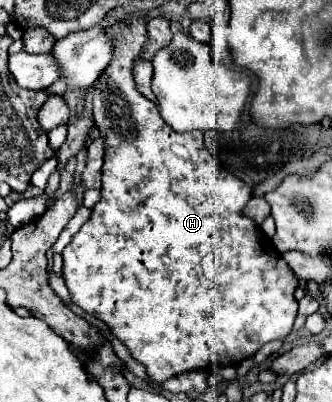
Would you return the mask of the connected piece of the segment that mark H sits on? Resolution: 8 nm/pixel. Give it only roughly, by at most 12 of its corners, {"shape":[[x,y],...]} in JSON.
{"shape":[[93,92],[73,302],[163,384],[285,340],[295,274],[199,130]]}

